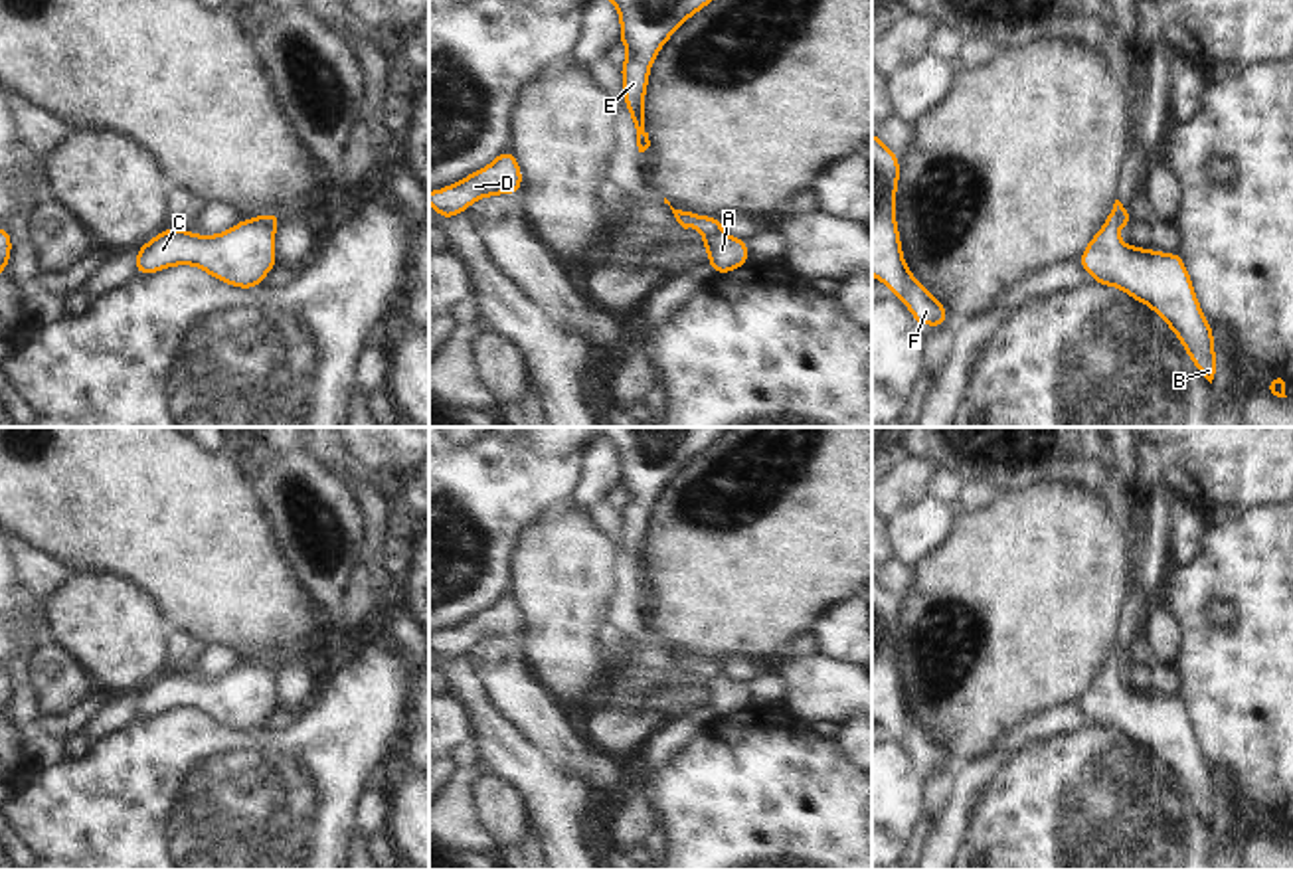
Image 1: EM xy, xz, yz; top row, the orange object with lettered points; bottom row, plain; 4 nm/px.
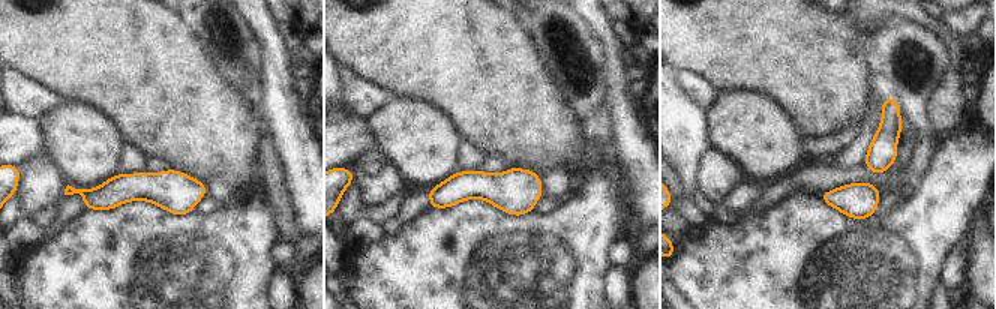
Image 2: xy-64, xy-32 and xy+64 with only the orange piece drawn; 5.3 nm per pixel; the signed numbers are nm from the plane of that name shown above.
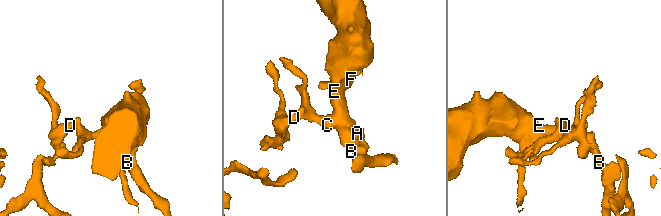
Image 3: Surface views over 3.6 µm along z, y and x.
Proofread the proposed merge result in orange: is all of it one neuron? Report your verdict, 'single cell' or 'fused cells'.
single cell

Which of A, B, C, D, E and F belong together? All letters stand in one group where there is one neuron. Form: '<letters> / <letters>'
A B C D E F

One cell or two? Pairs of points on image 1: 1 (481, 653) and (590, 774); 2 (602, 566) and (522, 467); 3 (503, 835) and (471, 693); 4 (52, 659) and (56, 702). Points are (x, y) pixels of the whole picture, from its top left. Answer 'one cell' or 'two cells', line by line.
1: one cell
2: two cells
3: two cells
4: one cell

